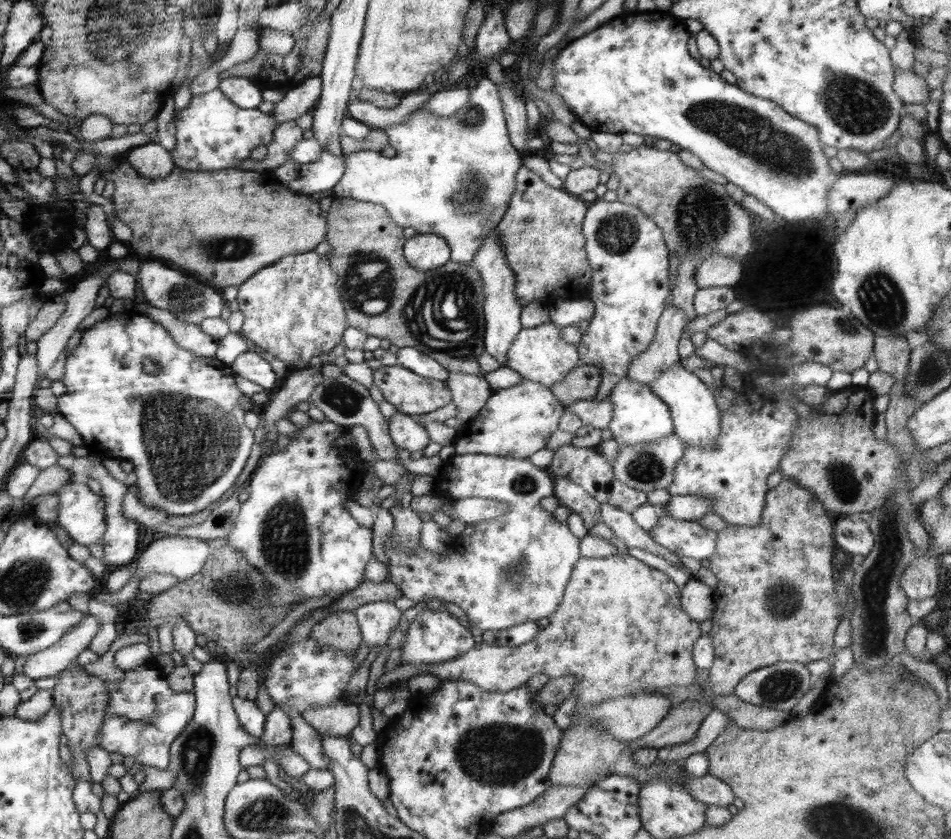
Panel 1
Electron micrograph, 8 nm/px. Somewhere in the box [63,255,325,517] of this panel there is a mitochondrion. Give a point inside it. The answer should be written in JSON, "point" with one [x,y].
{"point":[186,456]}

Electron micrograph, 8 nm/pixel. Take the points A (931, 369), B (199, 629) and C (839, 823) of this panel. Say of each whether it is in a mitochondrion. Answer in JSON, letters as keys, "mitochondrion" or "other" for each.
{"A":"mitochondrion","B":"other","C":"mitochondrion"}

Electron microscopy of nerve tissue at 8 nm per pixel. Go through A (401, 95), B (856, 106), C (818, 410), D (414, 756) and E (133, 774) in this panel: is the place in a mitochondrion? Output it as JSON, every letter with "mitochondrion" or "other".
{"A":"other","B":"mitochondrion","C":"other","D":"other","E":"other"}

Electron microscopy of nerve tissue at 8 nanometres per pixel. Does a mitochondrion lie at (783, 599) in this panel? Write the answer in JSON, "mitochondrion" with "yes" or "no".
{"mitochondrion":"yes"}

